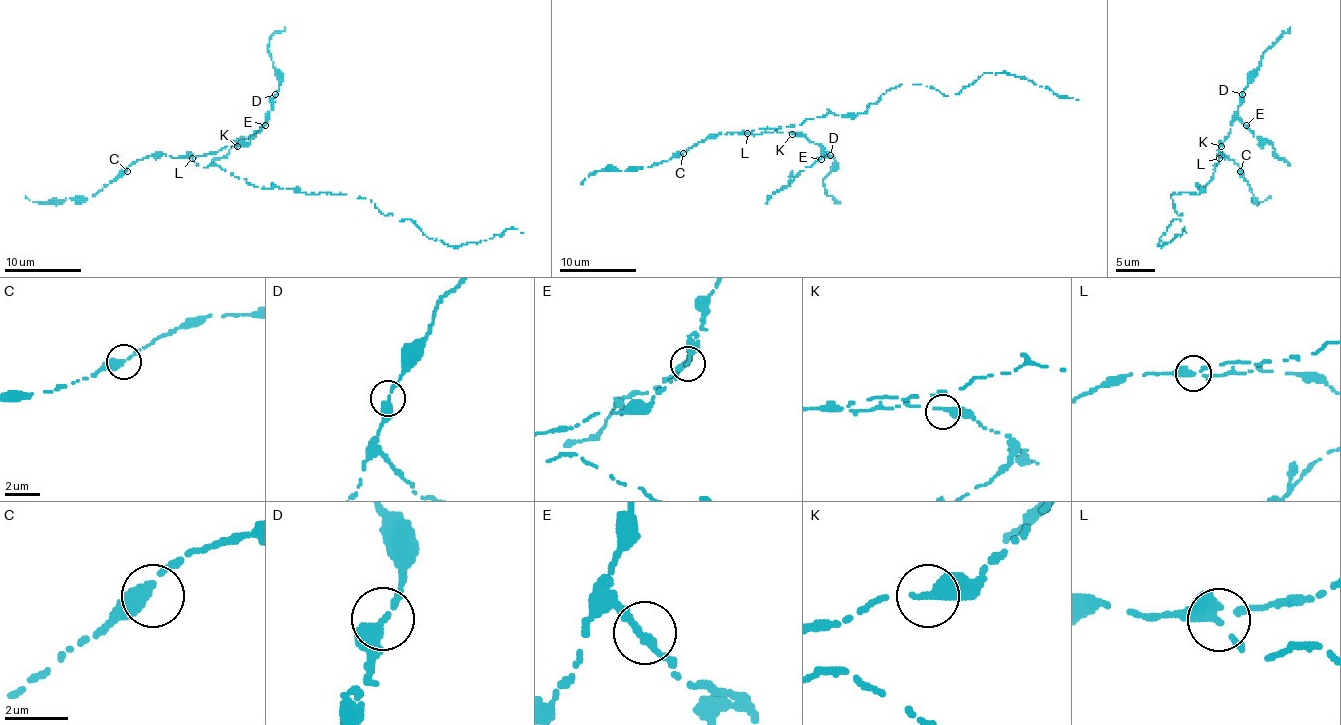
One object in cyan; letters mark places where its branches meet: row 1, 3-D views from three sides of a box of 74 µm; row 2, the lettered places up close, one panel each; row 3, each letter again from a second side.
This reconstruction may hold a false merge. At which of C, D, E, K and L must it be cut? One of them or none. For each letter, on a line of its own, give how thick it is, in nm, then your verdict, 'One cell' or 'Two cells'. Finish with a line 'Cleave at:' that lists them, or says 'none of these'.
C: Thickness 340 nm. One cell
D: Thickness 320 nm. One cell
E: Thickness 280 nm. One cell
K: Thickness 340 nm. One cell
L: Thickness 360 nm. Two cells
Cleave at: L

